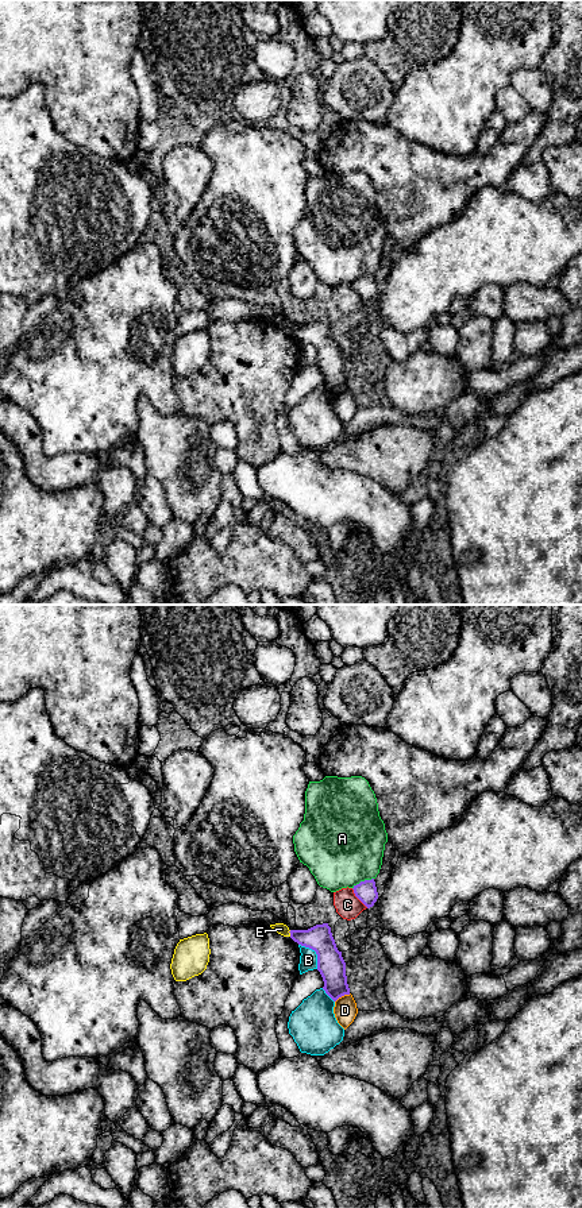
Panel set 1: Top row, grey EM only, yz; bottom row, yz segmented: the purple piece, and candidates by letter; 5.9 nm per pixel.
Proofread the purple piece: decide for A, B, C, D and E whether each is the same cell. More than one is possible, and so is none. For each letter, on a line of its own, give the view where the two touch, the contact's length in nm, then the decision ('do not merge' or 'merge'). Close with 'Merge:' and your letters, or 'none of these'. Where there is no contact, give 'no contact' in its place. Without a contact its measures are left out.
A: meets purple in yz; contact 140 nm long; do not merge
B: meets purple in yz; contact 190 nm long; do not merge
C: meets purple in yz; contact 160 nm long; do not merge
D: meets purple in yz; contact 110 nm long; do not merge
E: meets purple in yz; contact 40 nm long; do not merge
Merge: none of these

